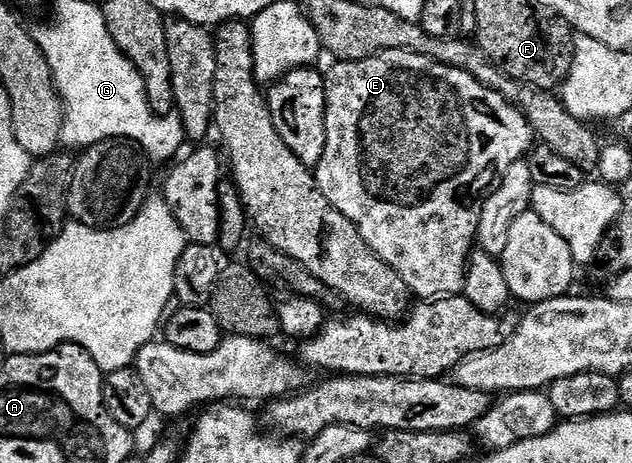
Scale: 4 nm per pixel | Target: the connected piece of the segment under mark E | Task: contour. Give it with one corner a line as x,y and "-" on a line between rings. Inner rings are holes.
407,49
385,51
364,61
339,61
332,67
331,74
329,72
326,74
325,80
327,82
327,114
325,115
327,138
325,151
321,155
319,164
313,169
315,182
321,187
325,199
329,199
329,203
337,207
337,211
341,211
345,219
355,224
367,246
382,261
389,263
389,267
393,267
393,271
397,271
401,279
405,279
407,288
416,298
438,299
462,294
463,285
467,281
467,262
477,245
483,203
499,186
509,167
528,156
533,145
531,124
523,118
523,113
518,107
512,105
497,91
473,79
468,72
410,53

